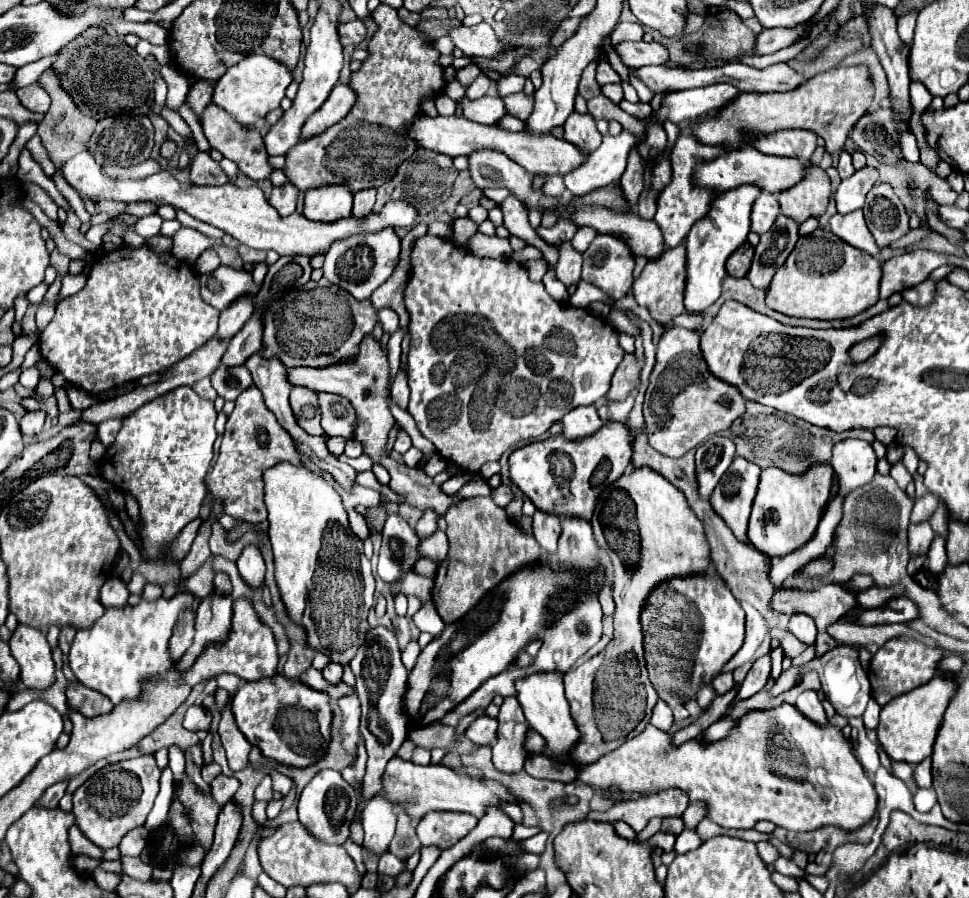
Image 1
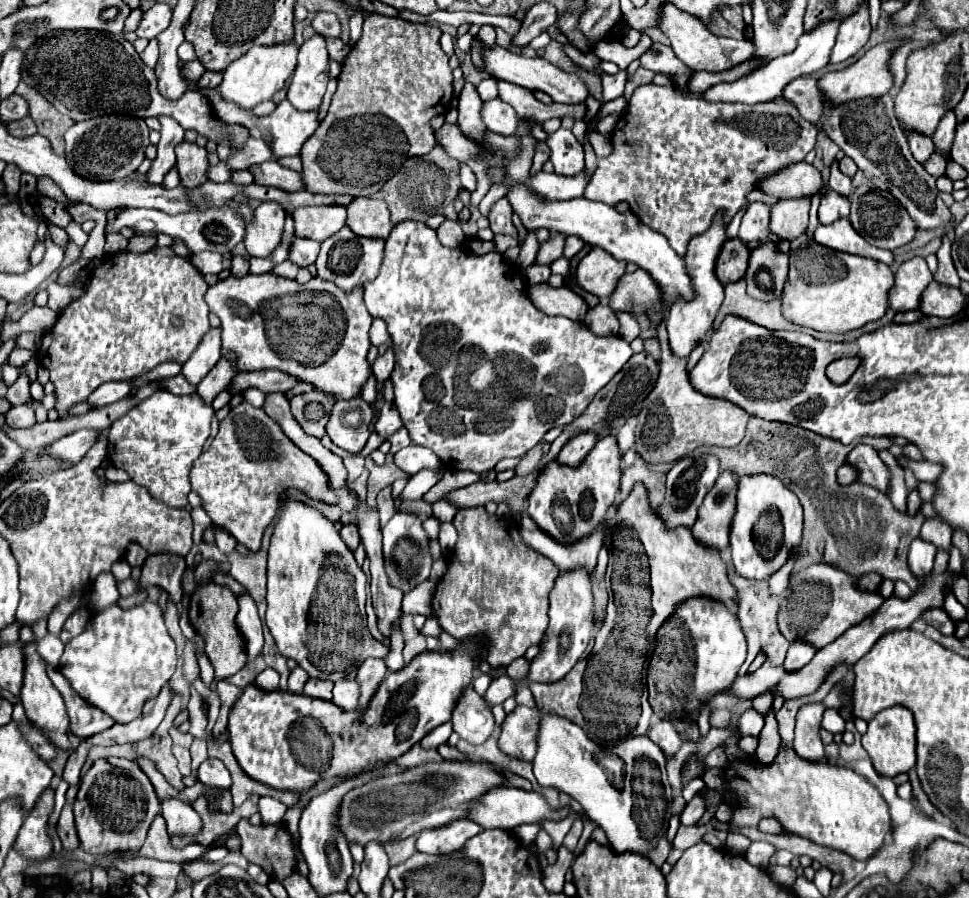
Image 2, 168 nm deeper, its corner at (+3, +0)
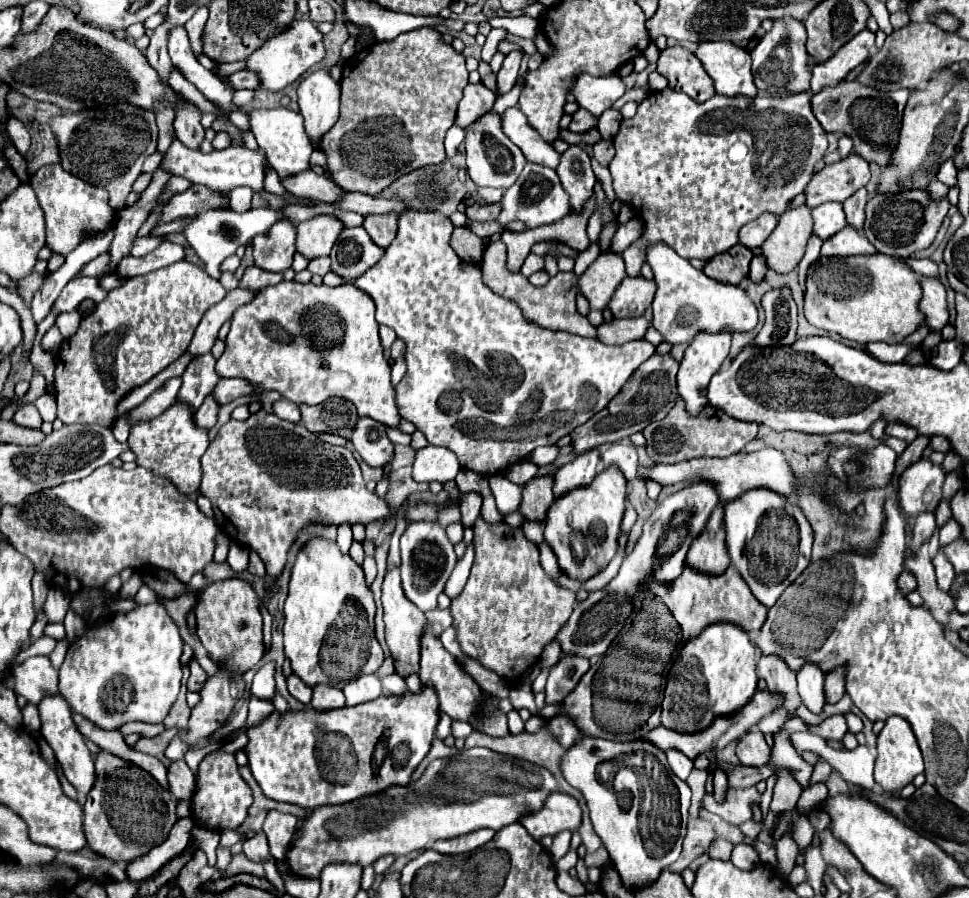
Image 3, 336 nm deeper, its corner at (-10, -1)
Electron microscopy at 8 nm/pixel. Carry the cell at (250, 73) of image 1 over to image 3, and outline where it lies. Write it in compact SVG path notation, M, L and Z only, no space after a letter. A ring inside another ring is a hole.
M296 18L286 32L280 32L278 36L272 36L266 40L250 58L248 58L248 70L258 72L260 76L260 88L262 90L282 90L294 80L298 80L304 72L308 72L314 64L318 64L324 58L326 50L322 44L322 34L318 32L316 24L312 20Z

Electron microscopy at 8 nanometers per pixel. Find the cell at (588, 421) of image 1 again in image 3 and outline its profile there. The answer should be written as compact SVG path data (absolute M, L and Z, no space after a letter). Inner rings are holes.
M588 450L570 464L562 466L554 476L554 498L560 498L562 494L568 494L574 488L588 486L598 472L598 462L598 450Z

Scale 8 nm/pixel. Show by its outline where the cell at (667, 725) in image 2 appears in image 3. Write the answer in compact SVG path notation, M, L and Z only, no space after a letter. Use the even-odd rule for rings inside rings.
M668 750L668 752L666 752L666 758L668 758L670 770L672 770L680 780L686 780L688 774L690 774L690 770L694 768L694 762L688 760L688 758L686 758L682 752L678 752L678 750Z

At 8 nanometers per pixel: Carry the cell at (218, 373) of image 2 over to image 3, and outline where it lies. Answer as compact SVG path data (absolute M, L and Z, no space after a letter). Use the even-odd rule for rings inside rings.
M208 396L204 400L204 404L194 412L194 422L200 426L200 428L212 428L216 424L216 416L218 416L218 404L214 404L212 396Z

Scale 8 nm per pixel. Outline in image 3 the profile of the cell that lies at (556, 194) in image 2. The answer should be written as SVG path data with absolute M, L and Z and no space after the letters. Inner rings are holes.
M530 162L520 172L518 180L504 192L504 198L500 200L500 206L502 206L502 212L498 216L498 222L500 222L500 218L506 224L514 222L514 220L520 220L520 222L526 224L526 228L538 228L538 226L544 226L544 224L558 222L570 210L568 196L560 186L556 170L540 166L540 164L530 164Z

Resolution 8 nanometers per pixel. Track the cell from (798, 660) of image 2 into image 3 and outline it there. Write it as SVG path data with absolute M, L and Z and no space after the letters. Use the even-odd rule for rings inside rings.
M806 664L806 666L802 666L802 670L798 672L796 678L798 678L798 694L802 698L802 704L810 712L820 714L824 704L826 704L824 674L818 670L818 666Z

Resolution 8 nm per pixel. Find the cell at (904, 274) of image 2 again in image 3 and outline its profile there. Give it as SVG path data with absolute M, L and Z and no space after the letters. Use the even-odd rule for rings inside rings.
M922 278L922 292L924 296L920 300L920 310L926 316L926 326L932 330L942 330L950 322L944 284L934 278Z

